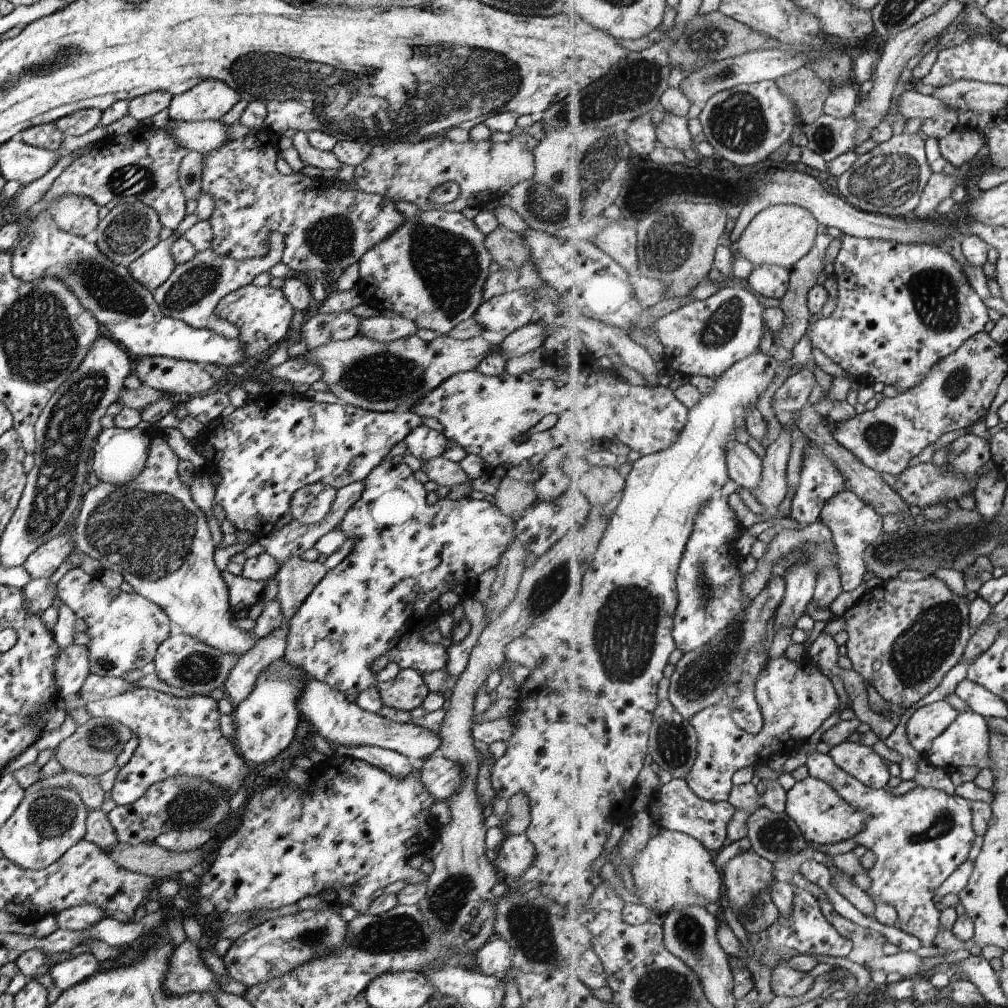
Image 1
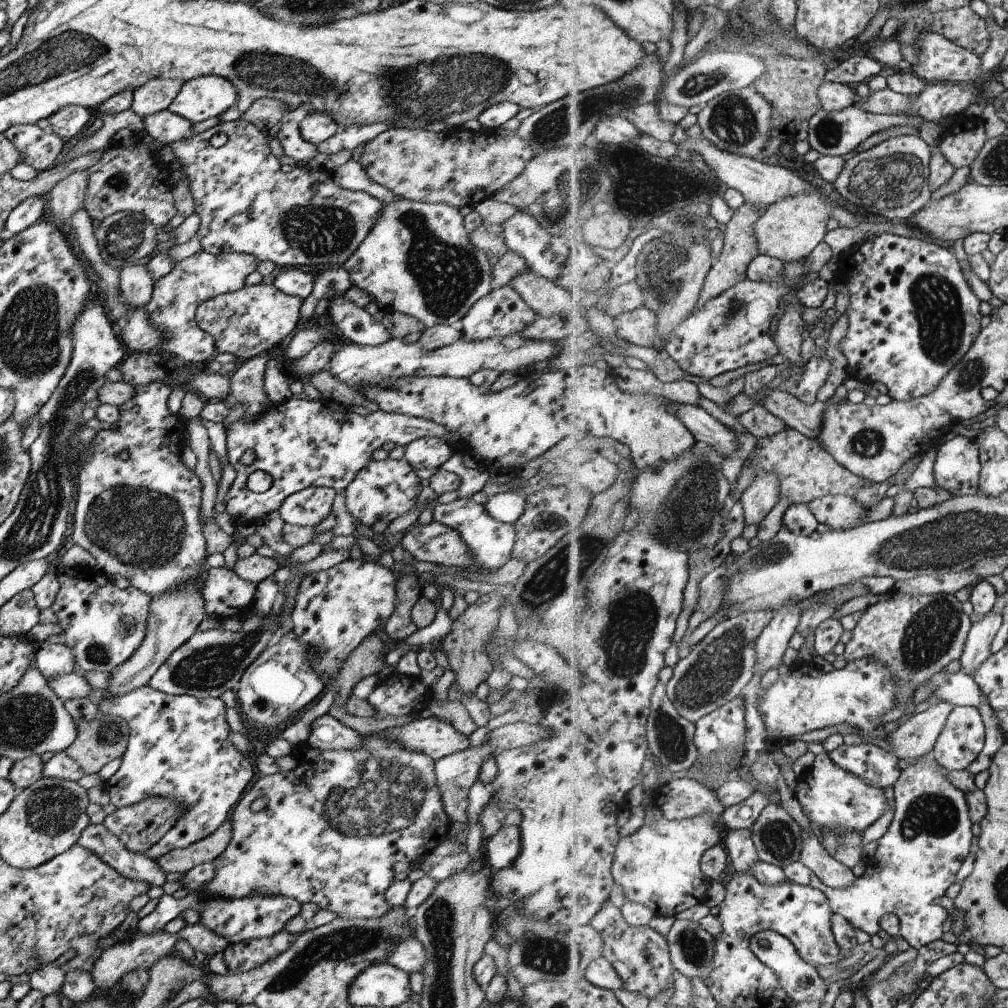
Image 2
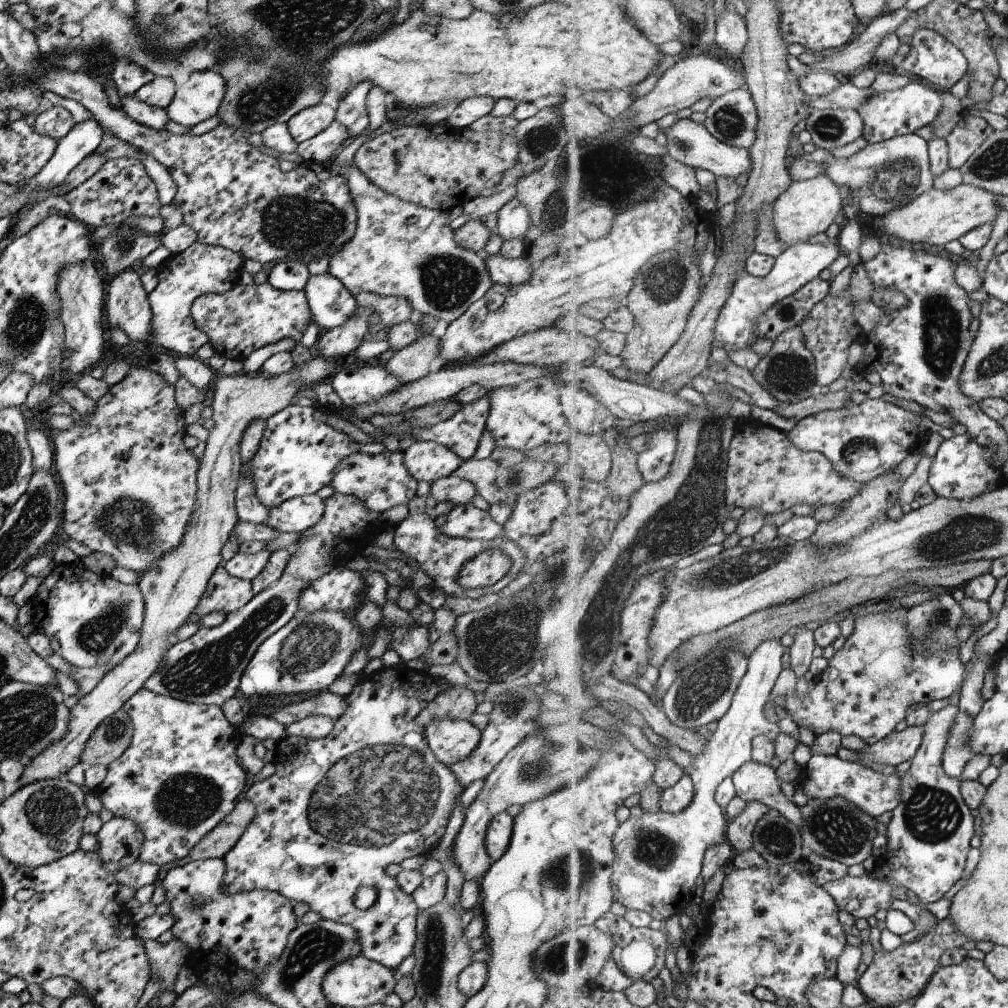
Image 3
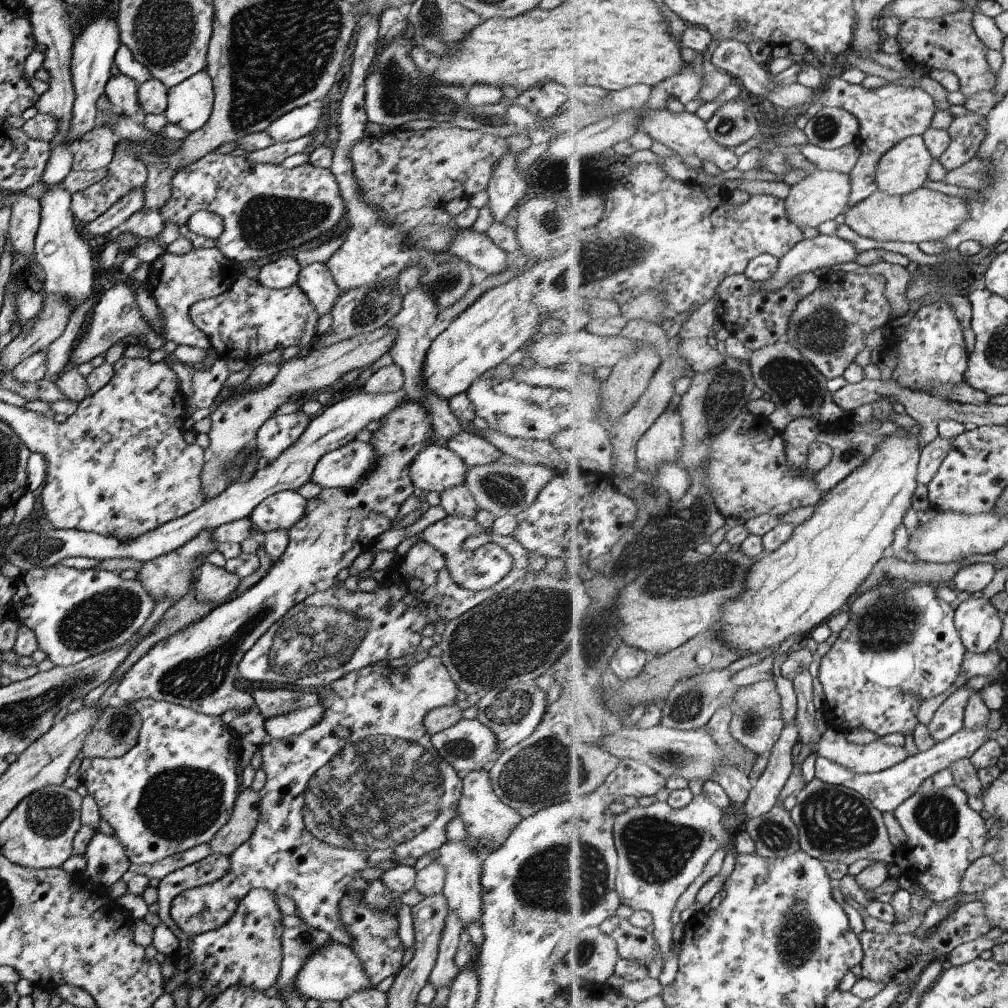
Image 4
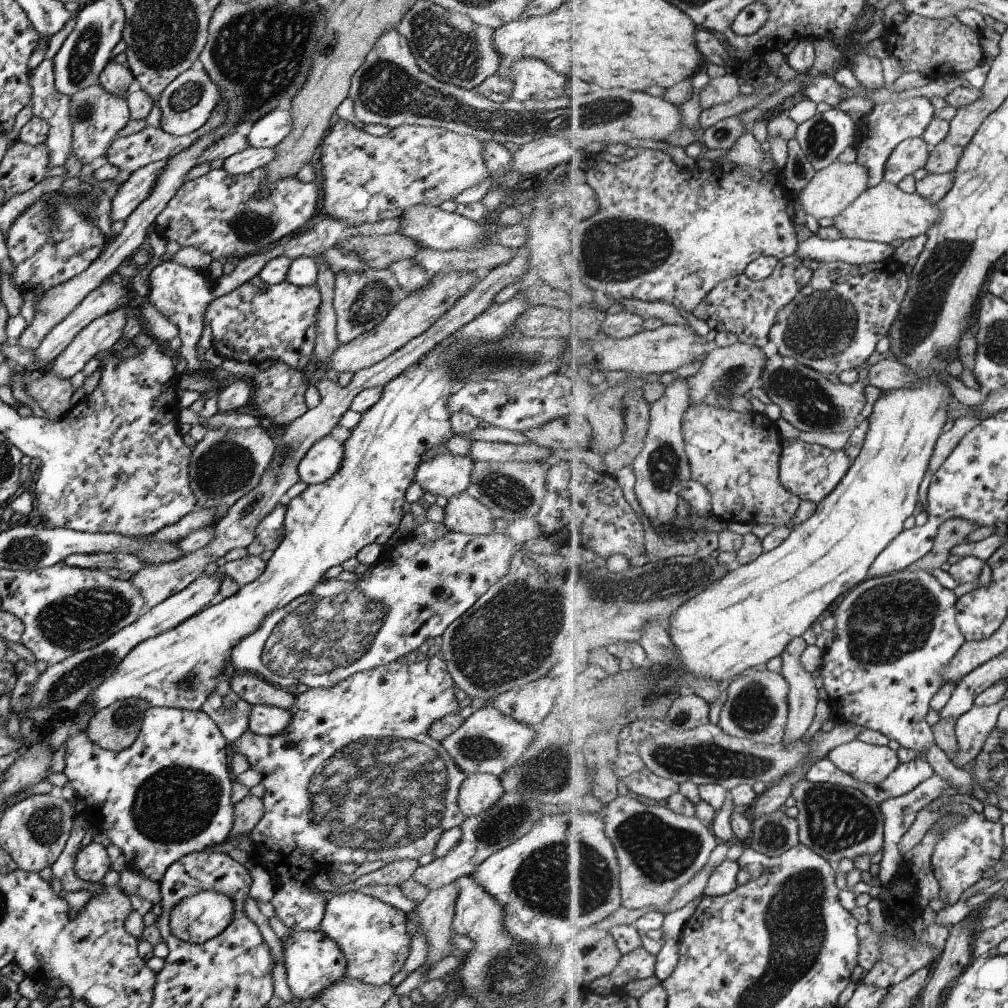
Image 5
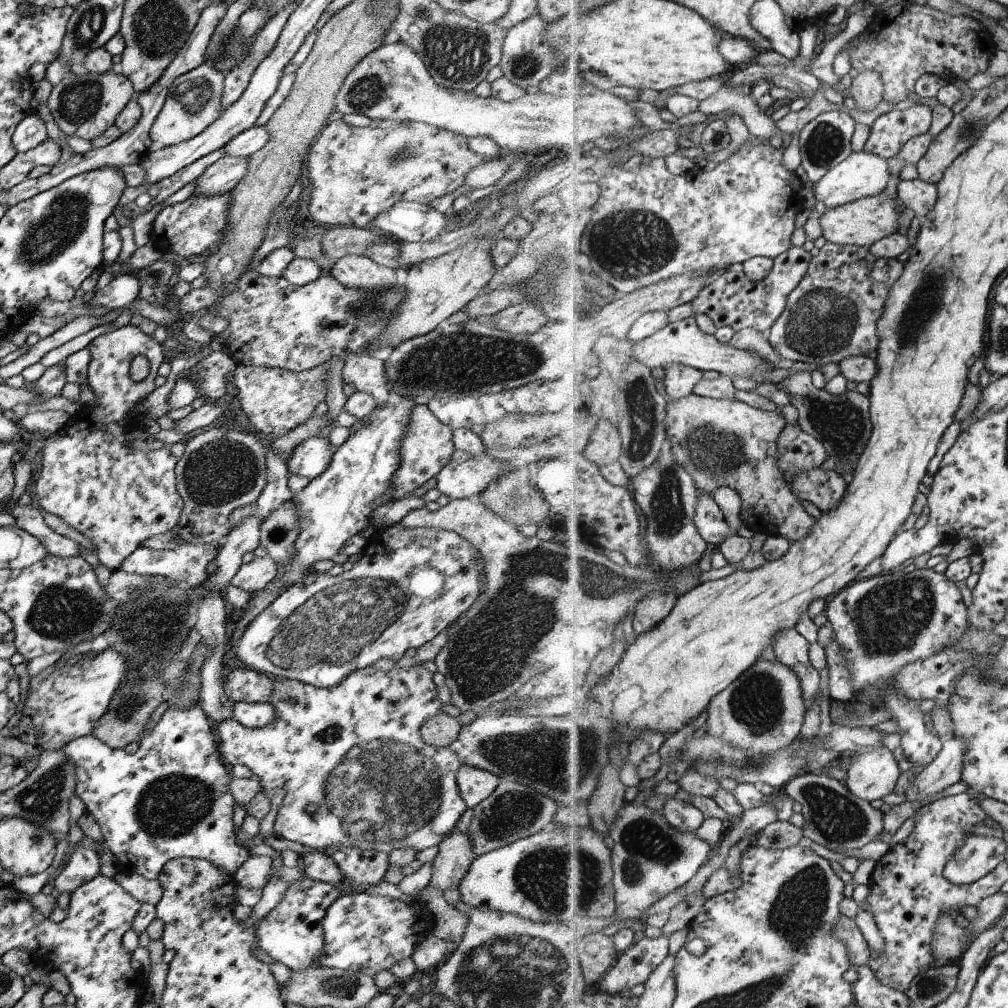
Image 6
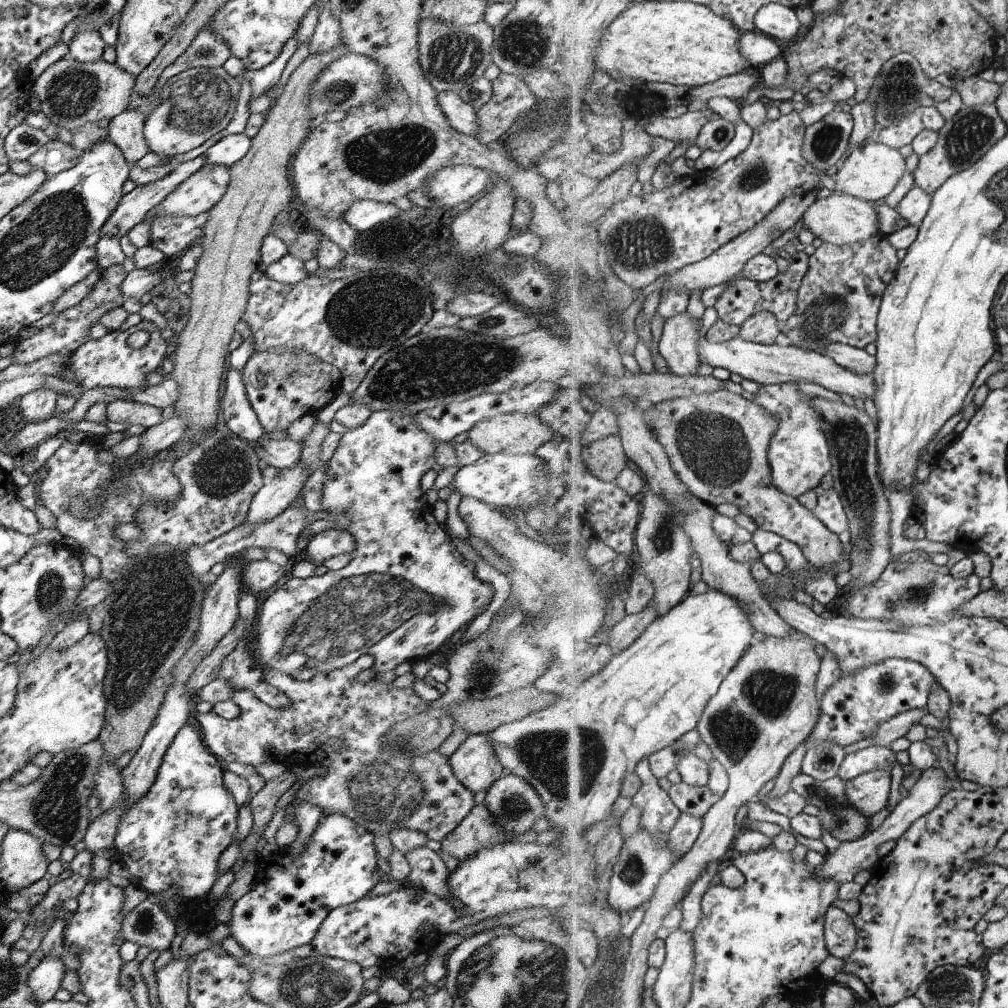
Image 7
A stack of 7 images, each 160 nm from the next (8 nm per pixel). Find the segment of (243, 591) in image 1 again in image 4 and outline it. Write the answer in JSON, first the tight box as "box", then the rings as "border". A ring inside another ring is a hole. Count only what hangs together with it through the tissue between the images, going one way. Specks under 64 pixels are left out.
{"box":[194,560,240,608],"border":[[[207,560],[197,568],[194,597],[196,601],[211,603],[212,608],[231,599],[230,594],[237,589],[240,578],[235,573],[227,572]]]}

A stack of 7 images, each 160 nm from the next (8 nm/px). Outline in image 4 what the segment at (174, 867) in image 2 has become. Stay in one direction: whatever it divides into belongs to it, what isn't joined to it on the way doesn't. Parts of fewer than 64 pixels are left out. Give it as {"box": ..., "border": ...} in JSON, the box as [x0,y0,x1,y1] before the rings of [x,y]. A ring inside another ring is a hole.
{"box":[208,788,259,857],"border":[[[250,788],[237,794],[227,822],[208,842],[212,853],[227,857],[249,838],[259,816],[259,801],[259,795]]]}

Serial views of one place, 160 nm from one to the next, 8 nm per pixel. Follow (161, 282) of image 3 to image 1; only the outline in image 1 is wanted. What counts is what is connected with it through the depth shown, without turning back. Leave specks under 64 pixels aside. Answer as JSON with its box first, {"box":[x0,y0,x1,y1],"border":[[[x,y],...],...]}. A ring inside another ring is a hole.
{"box":[152,248,279,340],"border":[[[207,248],[200,253],[194,253],[191,260],[175,265],[167,280],[152,292],[152,297],[163,316],[180,320],[194,329],[209,329],[227,340],[235,339],[238,330],[213,314],[215,305],[226,294],[251,283],[258,274],[268,272],[275,262],[279,262],[279,254],[276,255],[275,250],[269,249],[262,257],[235,260],[231,257],[220,257]]]}

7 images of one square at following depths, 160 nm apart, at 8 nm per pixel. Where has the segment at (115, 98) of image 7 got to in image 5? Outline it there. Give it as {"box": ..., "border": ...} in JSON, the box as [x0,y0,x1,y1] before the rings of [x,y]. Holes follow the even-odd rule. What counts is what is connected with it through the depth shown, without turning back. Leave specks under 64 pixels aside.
{"box":[69,84,130,166],"border":[[[97,84],[69,95],[69,120],[71,120],[71,151],[81,166],[96,158],[103,158],[117,132],[130,120],[125,96],[105,92]]]}

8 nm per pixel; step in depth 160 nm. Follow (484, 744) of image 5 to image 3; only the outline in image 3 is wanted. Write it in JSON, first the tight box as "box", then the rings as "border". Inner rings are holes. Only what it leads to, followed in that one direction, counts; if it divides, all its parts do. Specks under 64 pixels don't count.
{"box":[422,719,480,765],"border":[[[443,719],[426,724],[422,735],[434,757],[444,765],[467,758],[480,741],[480,730],[471,722]]]}

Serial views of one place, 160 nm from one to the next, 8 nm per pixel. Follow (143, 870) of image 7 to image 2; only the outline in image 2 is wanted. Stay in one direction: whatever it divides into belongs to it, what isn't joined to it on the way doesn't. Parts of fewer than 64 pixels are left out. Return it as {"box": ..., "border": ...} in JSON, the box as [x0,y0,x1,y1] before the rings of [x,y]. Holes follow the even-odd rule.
{"box":[97,684,253,859],"border":[[[148,684],[142,686],[141,688],[136,688],[131,692],[125,693],[124,695],[119,695],[115,699],[108,701],[103,698],[100,702],[97,703],[97,708],[99,714],[113,714],[119,715],[125,722],[128,724],[128,741],[123,751],[123,754],[120,756],[119,768],[116,772],[111,775],[106,781],[103,788],[104,795],[107,795],[107,801],[111,802],[116,809],[123,807],[128,807],[139,803],[142,800],[148,799],[149,797],[161,797],[162,799],[170,799],[175,803],[189,804],[189,808],[186,811],[183,811],[178,817],[177,820],[171,825],[170,829],[165,831],[165,834],[162,834],[155,844],[152,844],[145,852],[144,855],[147,858],[159,859],[161,855],[167,854],[167,852],[172,851],[173,849],[182,849],[206,836],[209,836],[226,818],[227,812],[231,810],[231,807],[235,806],[236,802],[241,798],[243,790],[247,788],[249,780],[253,778],[253,766],[252,762],[249,761],[247,756],[243,756],[227,739],[229,736],[229,727],[225,721],[225,709],[223,702],[220,699],[214,699],[213,697],[205,697],[204,699],[198,699],[192,697],[191,695],[168,695],[156,690],[153,690]]]}

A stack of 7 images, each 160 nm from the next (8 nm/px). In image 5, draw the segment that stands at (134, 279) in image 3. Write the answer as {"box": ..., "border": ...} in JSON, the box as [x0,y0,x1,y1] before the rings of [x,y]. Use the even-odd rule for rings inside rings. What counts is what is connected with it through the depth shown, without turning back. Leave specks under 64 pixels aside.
{"box":[49,308,129,380],"border":[[[117,308],[89,322],[77,332],[67,348],[51,362],[49,372],[53,376],[68,380],[77,372],[82,371],[89,359],[94,358],[97,354],[107,354],[113,344],[121,338],[123,325],[129,313],[125,308]]]}

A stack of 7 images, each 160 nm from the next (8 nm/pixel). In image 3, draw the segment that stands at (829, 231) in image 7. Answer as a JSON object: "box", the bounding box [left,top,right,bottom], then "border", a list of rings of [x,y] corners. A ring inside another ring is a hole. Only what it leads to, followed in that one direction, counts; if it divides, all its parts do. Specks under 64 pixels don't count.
{"box":[872,183,999,246],"border":[[[965,183],[949,190],[931,187],[912,203],[872,220],[884,237],[894,236],[909,242],[945,246],[950,242],[959,241],[962,236],[982,224],[994,224],[999,216],[999,206],[993,196],[997,195]]]}

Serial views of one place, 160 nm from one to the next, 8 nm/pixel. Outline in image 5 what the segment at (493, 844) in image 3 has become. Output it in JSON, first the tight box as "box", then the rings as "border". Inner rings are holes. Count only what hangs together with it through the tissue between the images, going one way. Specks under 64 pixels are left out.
{"box":[456,774,504,817],"border":[[[488,774],[466,775],[456,796],[459,810],[468,817],[489,808],[504,791],[500,781],[496,776]]]}

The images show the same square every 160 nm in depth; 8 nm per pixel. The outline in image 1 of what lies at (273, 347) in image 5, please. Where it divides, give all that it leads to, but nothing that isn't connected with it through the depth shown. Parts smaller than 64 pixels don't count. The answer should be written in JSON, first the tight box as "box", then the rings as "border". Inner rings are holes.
{"box":[213,283,294,357],"border":[[[249,283],[221,298],[215,305],[213,314],[238,330],[236,338],[240,342],[240,347],[250,357],[265,352],[269,346],[279,344],[287,336],[294,311],[280,289],[269,285],[256,287],[253,283]]]}

